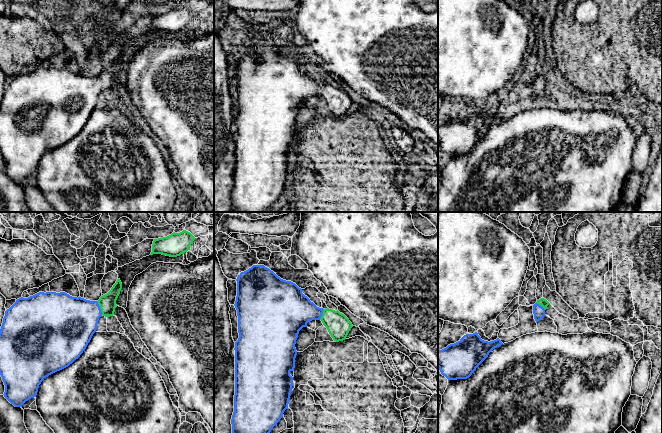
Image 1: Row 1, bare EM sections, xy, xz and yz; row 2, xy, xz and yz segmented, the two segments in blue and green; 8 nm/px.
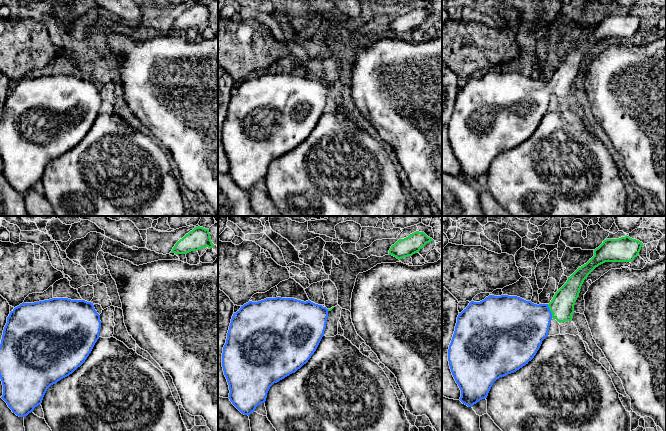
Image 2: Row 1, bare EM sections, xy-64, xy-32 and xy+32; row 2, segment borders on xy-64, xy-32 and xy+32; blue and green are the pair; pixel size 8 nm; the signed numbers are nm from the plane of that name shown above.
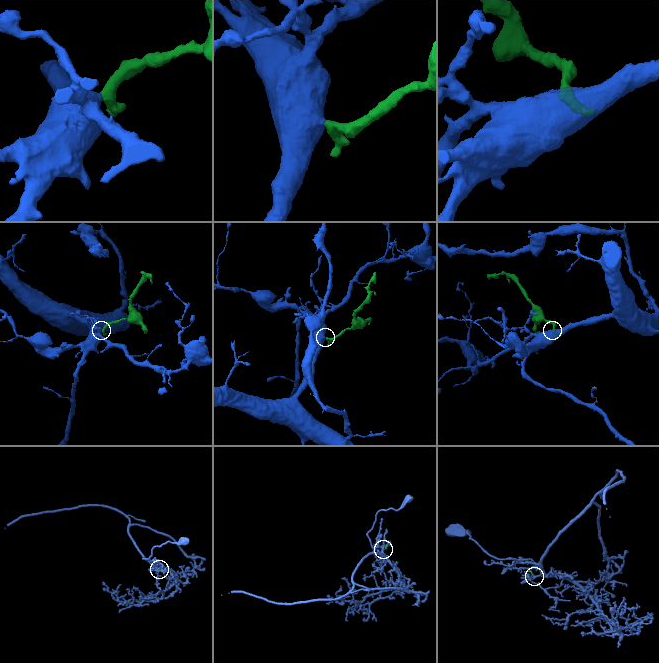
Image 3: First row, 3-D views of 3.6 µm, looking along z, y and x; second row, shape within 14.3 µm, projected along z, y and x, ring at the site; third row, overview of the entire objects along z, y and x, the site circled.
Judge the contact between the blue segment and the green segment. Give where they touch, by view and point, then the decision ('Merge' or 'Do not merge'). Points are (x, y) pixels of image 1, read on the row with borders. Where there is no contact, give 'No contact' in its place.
Touches blue at xy (99, 308). Merge

